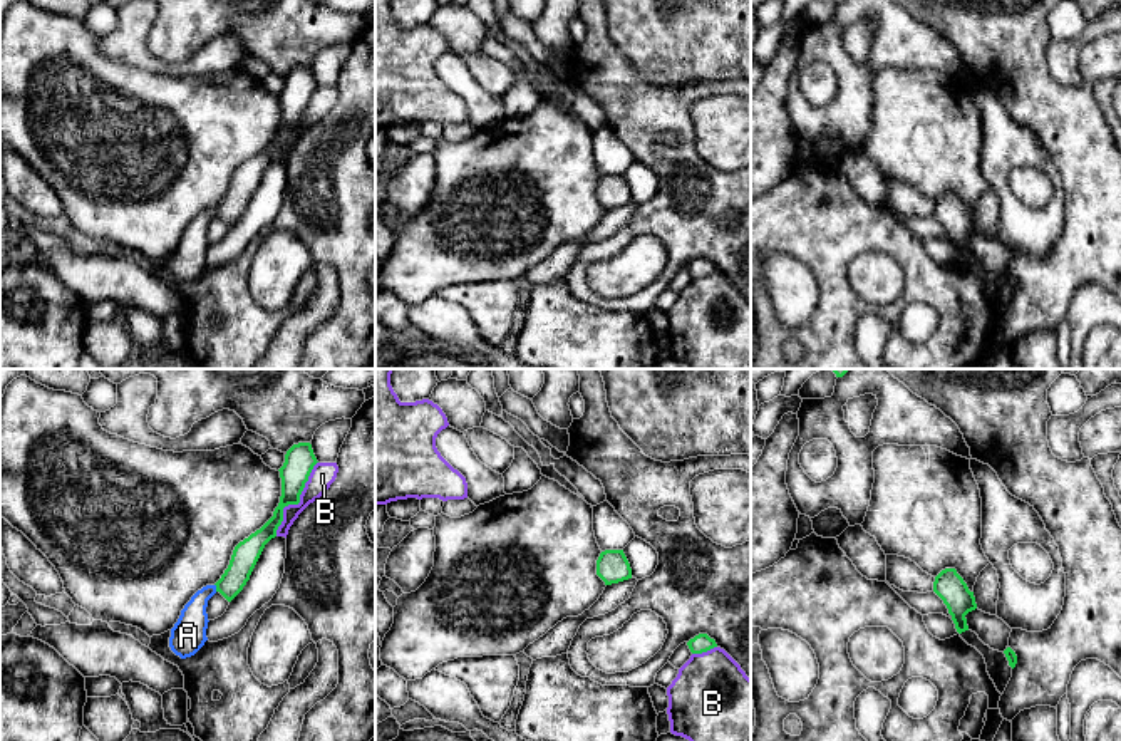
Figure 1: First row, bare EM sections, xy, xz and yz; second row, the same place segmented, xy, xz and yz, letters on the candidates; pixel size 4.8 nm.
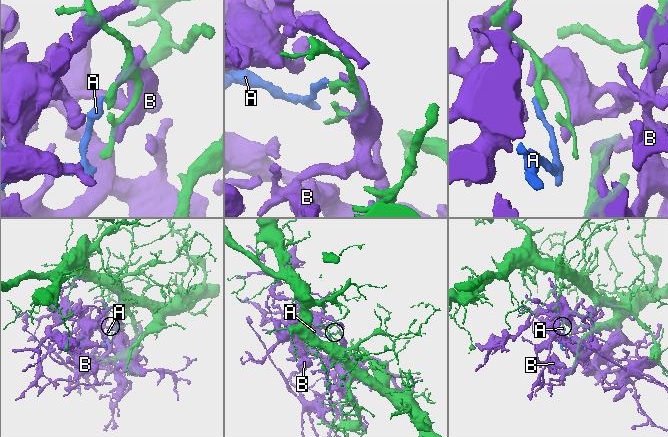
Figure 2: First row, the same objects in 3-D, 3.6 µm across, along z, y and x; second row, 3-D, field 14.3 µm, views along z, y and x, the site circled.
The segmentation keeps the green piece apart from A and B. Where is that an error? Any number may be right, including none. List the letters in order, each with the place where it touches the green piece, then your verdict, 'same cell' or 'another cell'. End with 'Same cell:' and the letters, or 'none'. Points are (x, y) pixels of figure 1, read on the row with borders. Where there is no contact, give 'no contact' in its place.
A: meets green in xy at (216, 587); another cell
B: meets green in xy at (297, 503); another cell
Same cell: none

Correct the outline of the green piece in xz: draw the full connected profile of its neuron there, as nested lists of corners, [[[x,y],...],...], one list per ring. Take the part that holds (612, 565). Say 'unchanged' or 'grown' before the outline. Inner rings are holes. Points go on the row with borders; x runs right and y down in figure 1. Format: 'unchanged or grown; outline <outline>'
unchanged; outline [[[623,550],[602,552],[597,560],[597,575],[605,582],[605,585],[632,578],[632,568]]]

